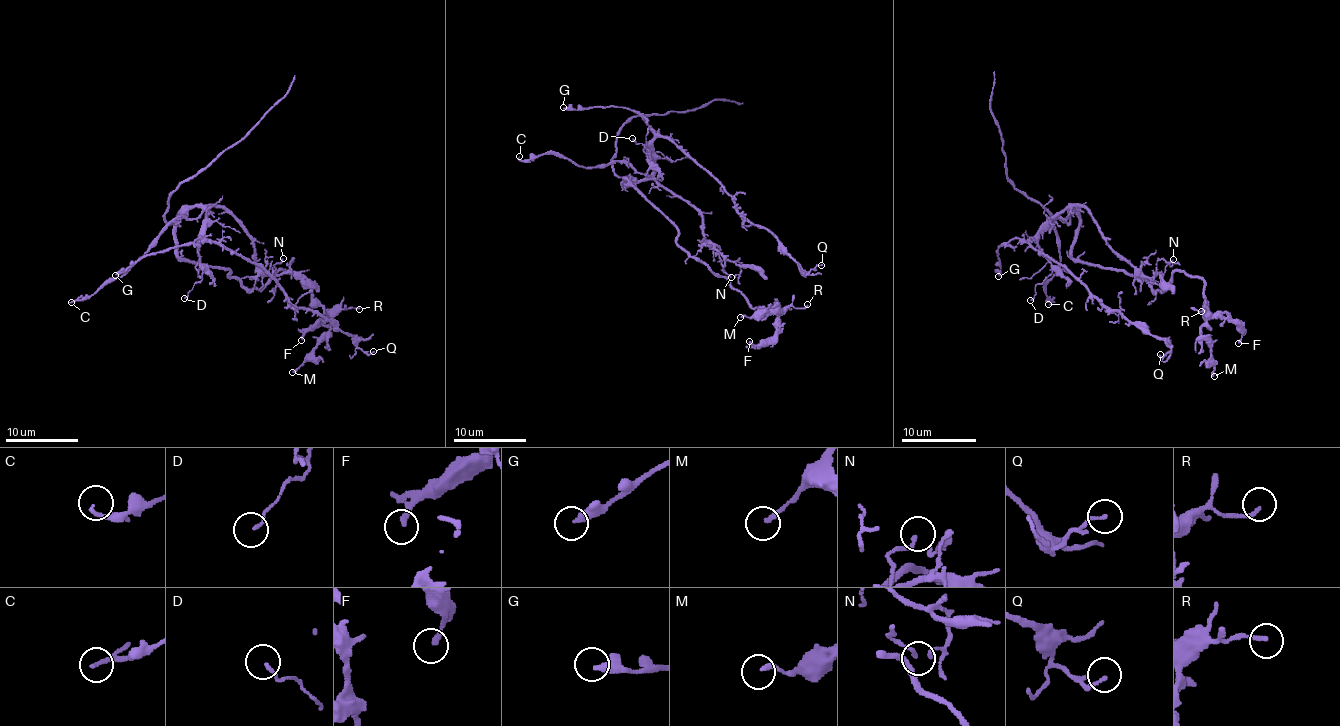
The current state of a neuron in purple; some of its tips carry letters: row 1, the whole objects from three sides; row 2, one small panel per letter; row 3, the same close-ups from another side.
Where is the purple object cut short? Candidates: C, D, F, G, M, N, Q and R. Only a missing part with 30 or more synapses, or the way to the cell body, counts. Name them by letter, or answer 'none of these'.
none of these

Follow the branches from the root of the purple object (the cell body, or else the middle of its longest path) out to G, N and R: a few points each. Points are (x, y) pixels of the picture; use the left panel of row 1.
G: (227, 211), (214, 206), (205, 209), (205, 240), (196, 238), (176, 247), (144, 255), (115, 275)
N: (227, 211), (249, 237), (254, 247), (254, 260), (276, 282), (274, 266), (283, 258)
R: (227, 211), (254, 247), (245, 287), (287, 269), (326, 325), (359, 309)

